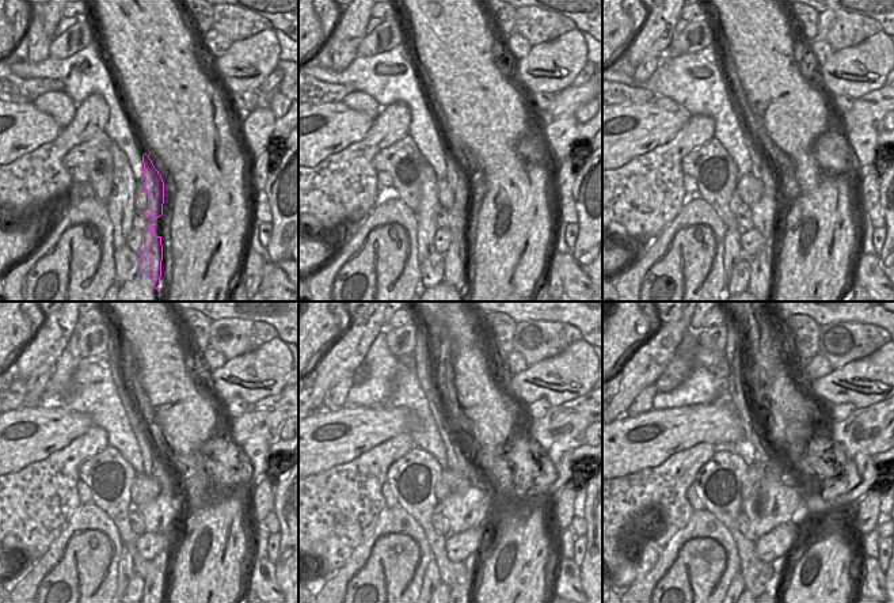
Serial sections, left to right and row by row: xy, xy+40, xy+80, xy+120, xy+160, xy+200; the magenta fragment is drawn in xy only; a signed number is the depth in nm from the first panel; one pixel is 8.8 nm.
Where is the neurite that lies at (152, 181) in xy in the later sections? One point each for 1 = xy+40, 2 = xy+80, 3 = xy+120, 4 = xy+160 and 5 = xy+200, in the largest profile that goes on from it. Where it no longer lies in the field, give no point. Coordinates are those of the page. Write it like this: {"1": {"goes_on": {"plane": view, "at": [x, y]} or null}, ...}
{"1": {"goes_on": {"plane": "xy+40", "at": [457, 177]}}, "2": {"goes_on": {"plane": "xy+80", "at": [763, 167]}}, "3": {"goes_on": {"plane": "xy+120", "at": [155, 466]}}, "4": {"goes_on": {"plane": "xy+160", "at": [425, 360]}}, "5": {"goes_on": {"plane": "xy+200", "at": [734, 349]}}}

